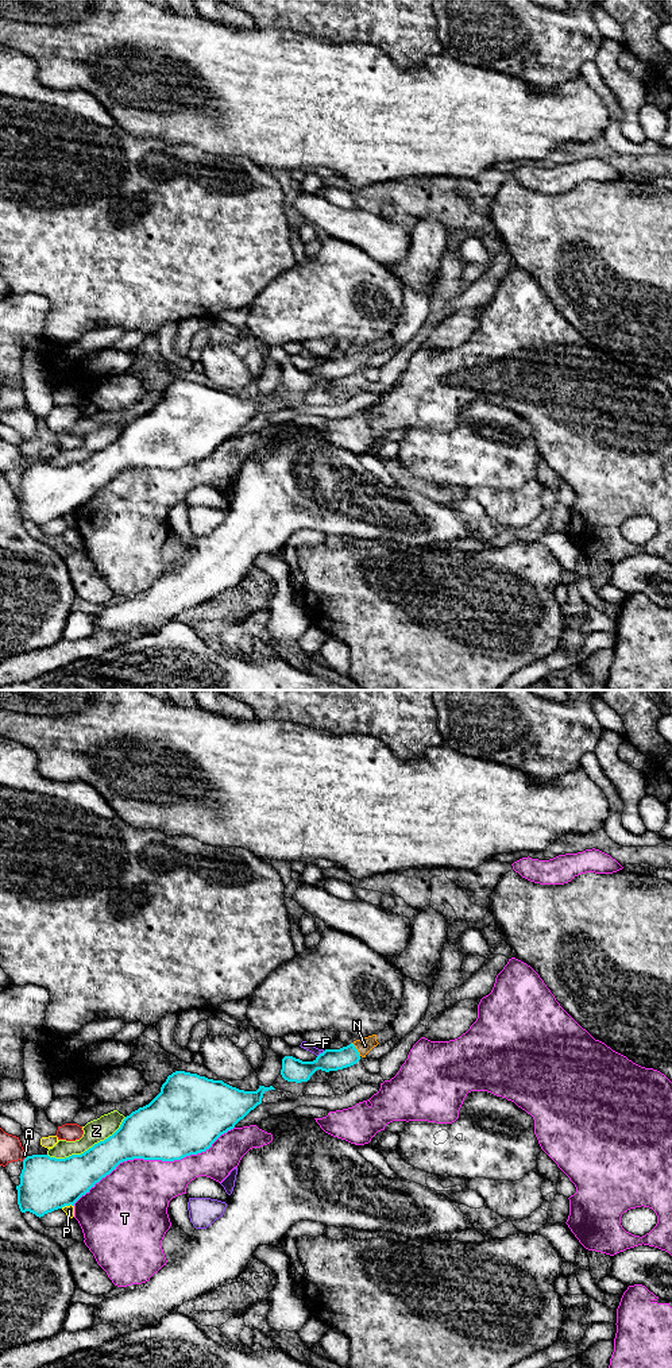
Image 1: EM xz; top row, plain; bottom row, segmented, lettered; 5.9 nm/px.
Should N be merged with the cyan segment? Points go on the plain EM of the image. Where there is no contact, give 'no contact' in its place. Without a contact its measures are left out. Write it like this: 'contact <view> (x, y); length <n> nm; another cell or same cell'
contact xz (356, 358); length 100 nm; same cell

